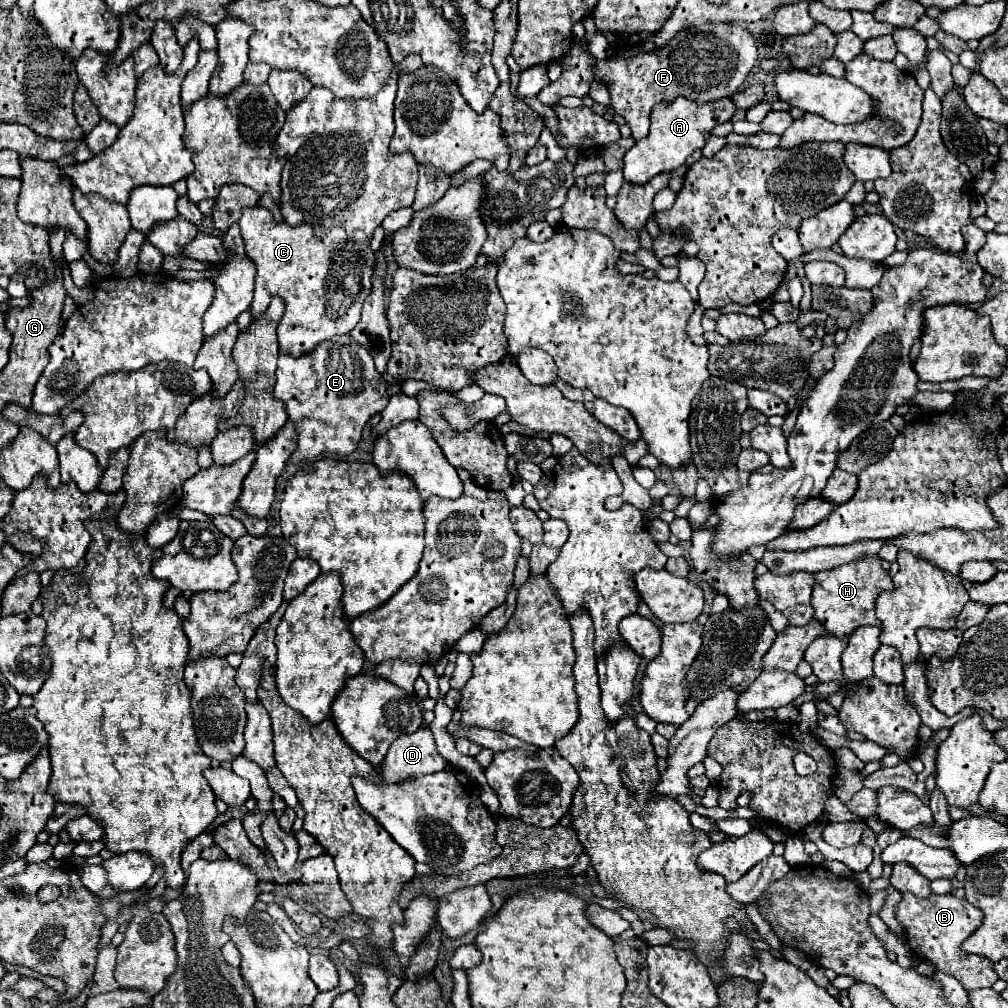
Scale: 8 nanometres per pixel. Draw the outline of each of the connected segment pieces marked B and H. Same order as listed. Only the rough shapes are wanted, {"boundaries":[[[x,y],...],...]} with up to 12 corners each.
{"boundaries":[[[903,893],[895,917],[913,955],[965,989],[991,987],[993,963],[961,951],[983,923],[955,895]],[[879,557],[817,573],[815,619],[849,639],[881,627],[875,599],[893,589]]]}

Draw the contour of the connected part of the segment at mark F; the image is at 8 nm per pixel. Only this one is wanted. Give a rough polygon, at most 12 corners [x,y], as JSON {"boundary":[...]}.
{"boundary":[[705,21],[633,57],[595,59],[633,139],[653,105],[731,97],[747,29]]}

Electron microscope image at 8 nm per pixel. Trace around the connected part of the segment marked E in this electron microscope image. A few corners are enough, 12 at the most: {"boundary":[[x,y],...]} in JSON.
{"boundary":[[349,335],[281,355],[291,463],[351,455],[389,403],[373,357]]}

